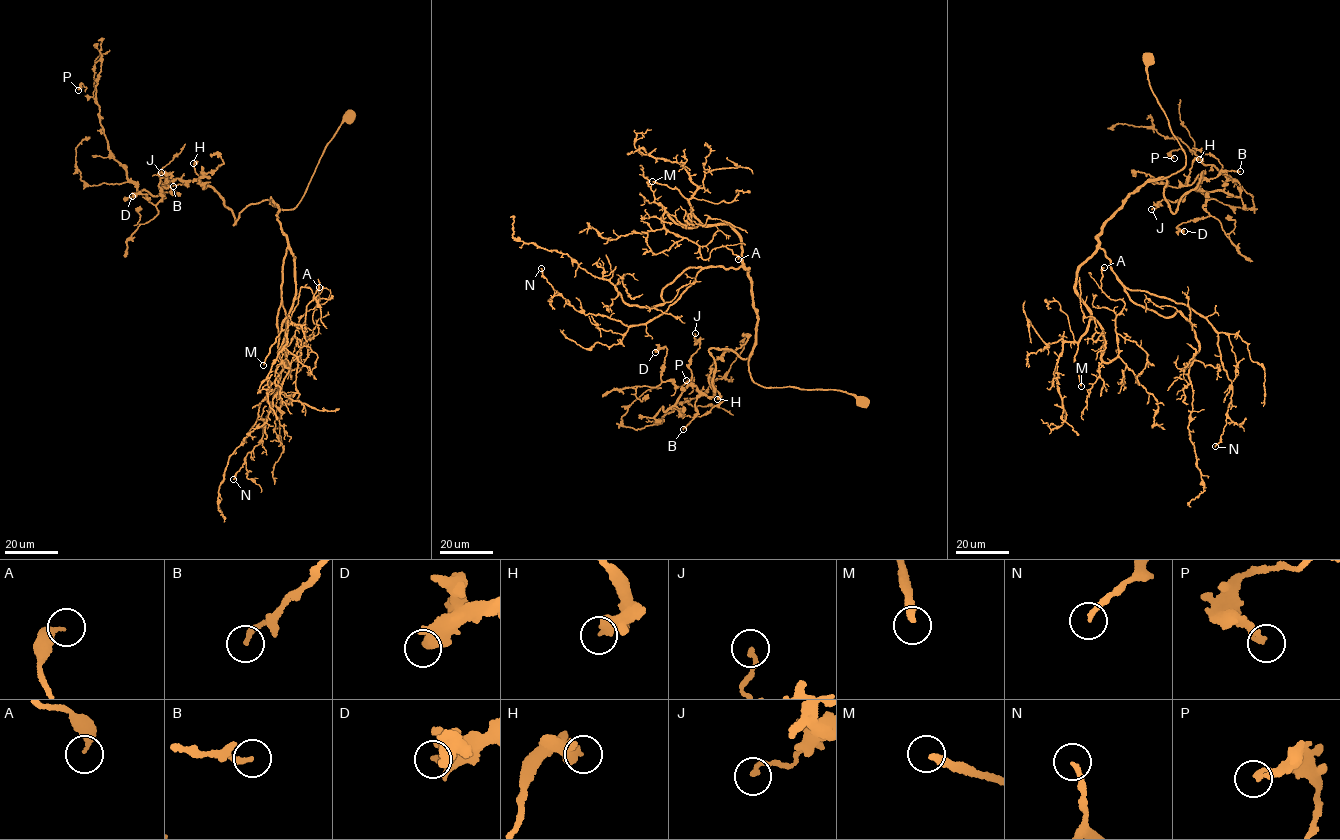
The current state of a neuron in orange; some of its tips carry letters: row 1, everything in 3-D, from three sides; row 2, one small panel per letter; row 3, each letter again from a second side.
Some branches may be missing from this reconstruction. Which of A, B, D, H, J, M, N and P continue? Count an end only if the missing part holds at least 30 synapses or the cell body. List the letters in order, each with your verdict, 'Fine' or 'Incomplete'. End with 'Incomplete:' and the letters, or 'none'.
A: Fine
B: Fine
D: Fine
H: Fine
J: Fine
M: Incomplete
N: Fine
P: Fine
Incomplete: M

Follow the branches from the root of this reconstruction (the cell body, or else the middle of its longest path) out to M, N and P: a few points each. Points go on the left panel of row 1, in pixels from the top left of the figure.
M: (350, 117), (295, 207), (269, 202), (279, 208), (295, 257), (296, 289), (263, 365)
N: (350, 117), (295, 207), (269, 202), (279, 208), (287, 243), (285, 357), (260, 442), (233, 479)
P: (350, 117), (295, 207), (252, 203), (233, 225), (207, 184), (137, 192), (108, 150), (98, 105), (78, 90)

